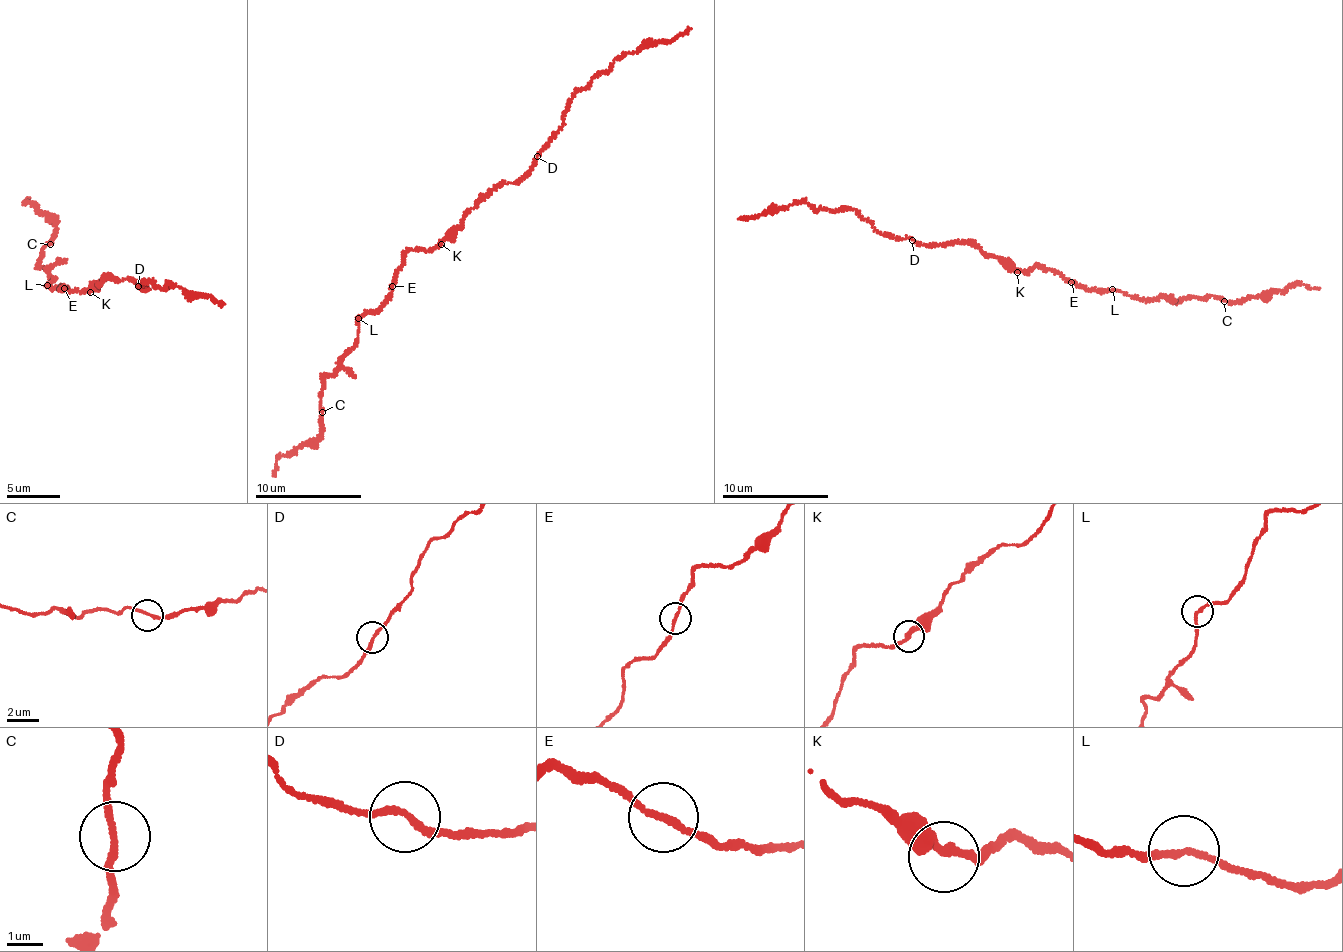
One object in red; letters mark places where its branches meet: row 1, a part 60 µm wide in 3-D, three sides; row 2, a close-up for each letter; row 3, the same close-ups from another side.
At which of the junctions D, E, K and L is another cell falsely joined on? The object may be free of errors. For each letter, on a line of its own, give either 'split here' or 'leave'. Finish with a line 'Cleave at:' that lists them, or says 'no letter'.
D: leave
E: leave
K: leave
L: leave
Cleave at: no letter

